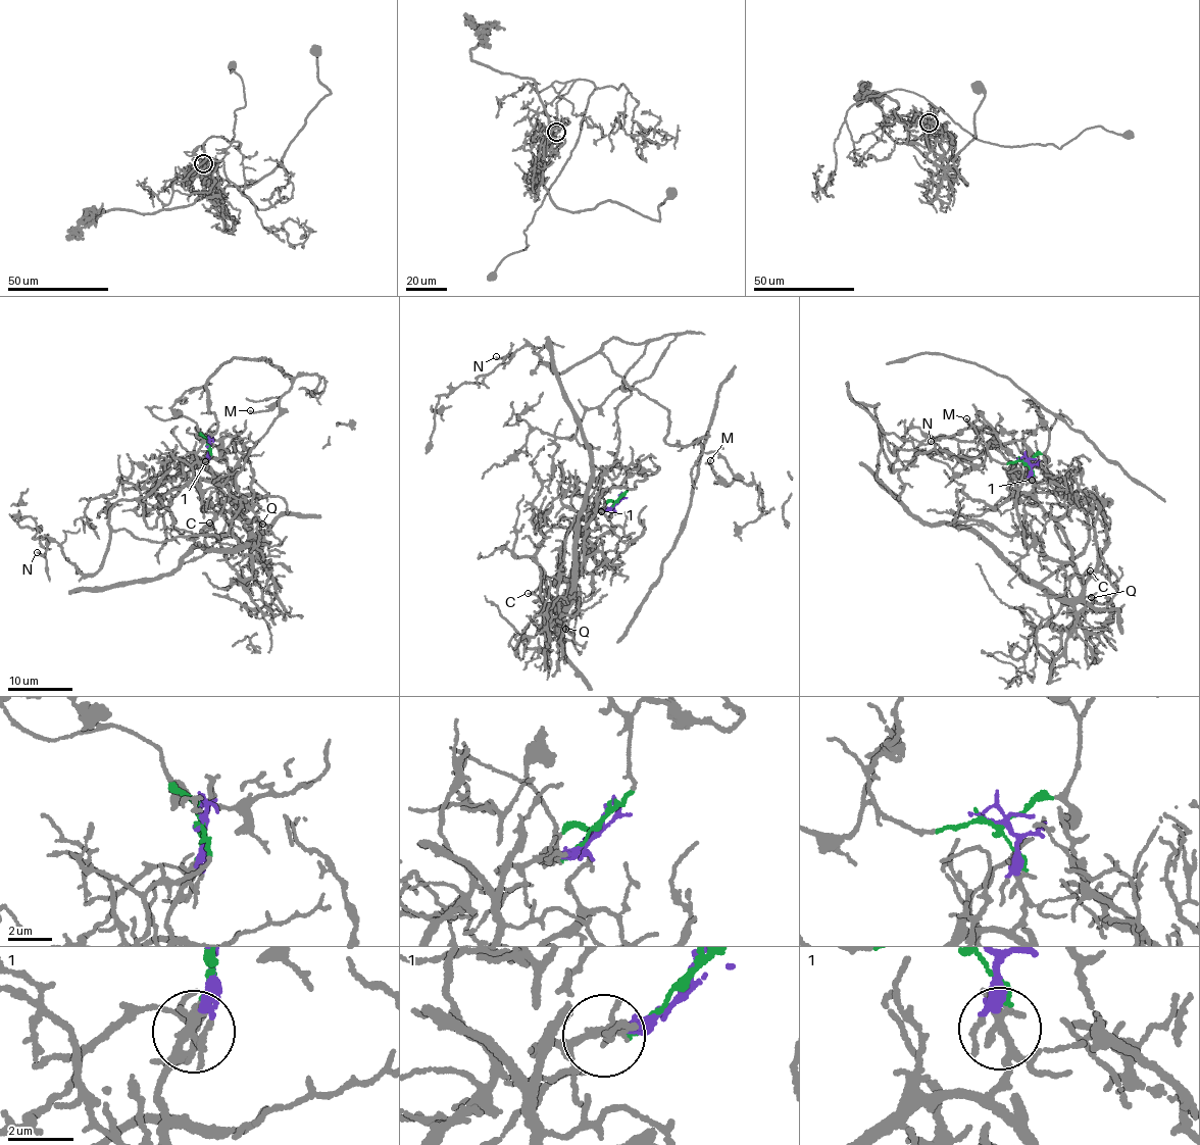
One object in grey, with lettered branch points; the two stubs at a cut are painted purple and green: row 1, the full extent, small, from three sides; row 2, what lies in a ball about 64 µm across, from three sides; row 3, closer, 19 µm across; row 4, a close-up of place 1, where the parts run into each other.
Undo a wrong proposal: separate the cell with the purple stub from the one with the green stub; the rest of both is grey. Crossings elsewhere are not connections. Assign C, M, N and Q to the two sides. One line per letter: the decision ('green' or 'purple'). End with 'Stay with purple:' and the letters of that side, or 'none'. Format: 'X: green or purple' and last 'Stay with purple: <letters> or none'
C: purple
M: green
N: green
Q: purple
Stay with purple: C, Q

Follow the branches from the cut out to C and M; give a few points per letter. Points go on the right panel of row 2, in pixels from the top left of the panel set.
C: (1026, 460), (1033, 492), (1062, 532), (1082, 589), (1082, 598), (1074, 610), (1061, 612), (1064, 581), (1091, 570)
M: (1026, 460), (890, 453), (867, 404), (876, 476), (899, 498), (899, 471), (977, 430), (966, 418)

